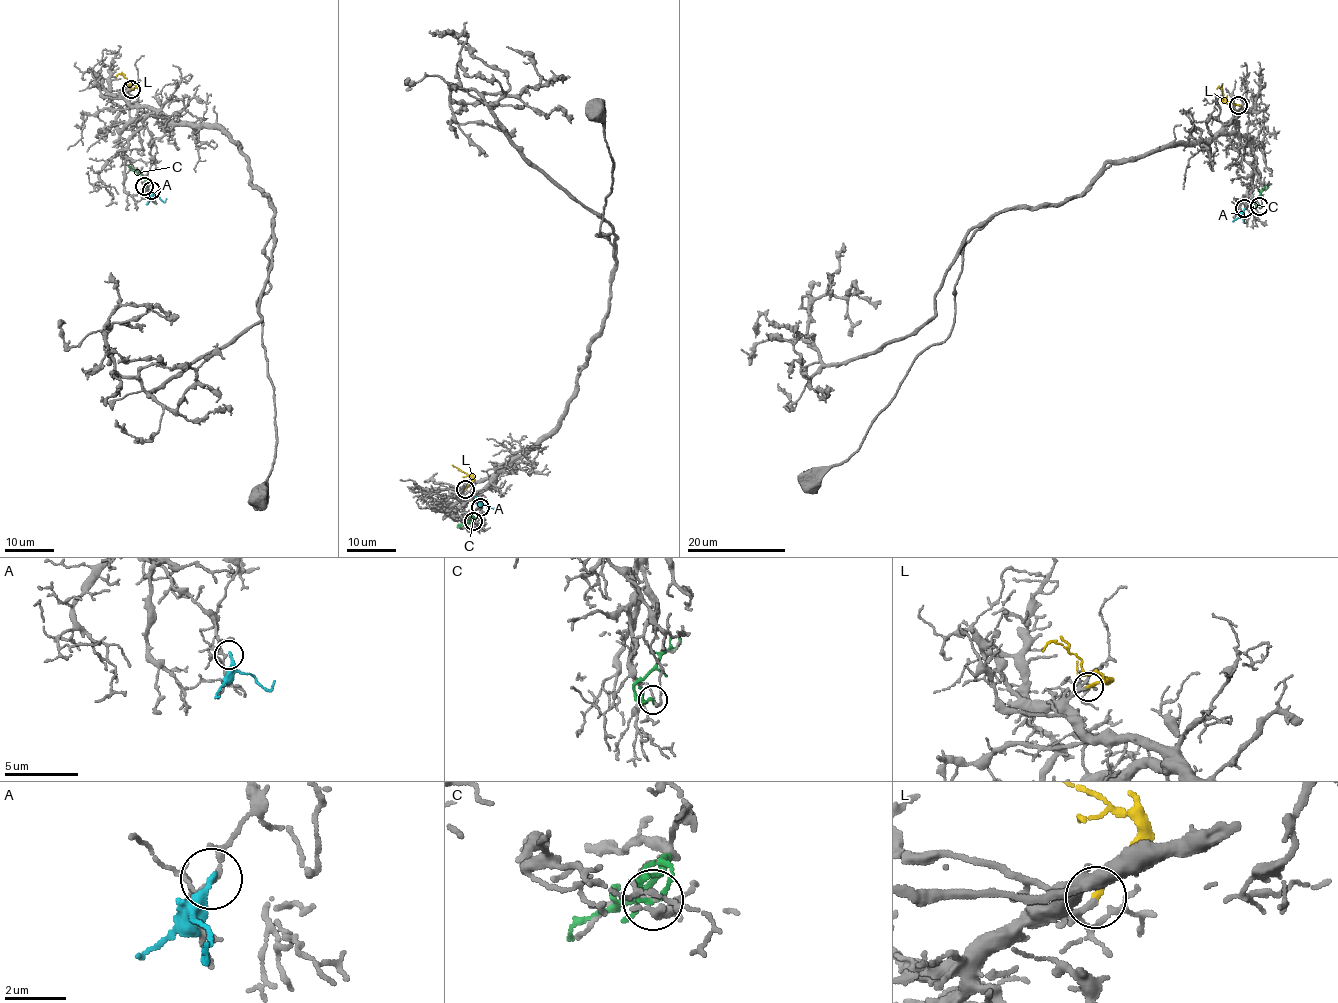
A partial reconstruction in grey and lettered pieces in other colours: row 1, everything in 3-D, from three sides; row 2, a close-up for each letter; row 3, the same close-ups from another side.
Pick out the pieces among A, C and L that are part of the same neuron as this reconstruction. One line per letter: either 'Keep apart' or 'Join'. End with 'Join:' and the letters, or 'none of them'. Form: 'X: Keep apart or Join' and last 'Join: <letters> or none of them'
A: Keep apart
C: Keep apart
L: Join
Join: L

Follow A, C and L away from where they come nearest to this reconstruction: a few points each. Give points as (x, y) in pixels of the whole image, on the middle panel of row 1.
A: (480, 508), (494, 509)
C: (473, 521), (474, 515), (457, 527)
L: (466, 489), (472, 478), (452, 465)

